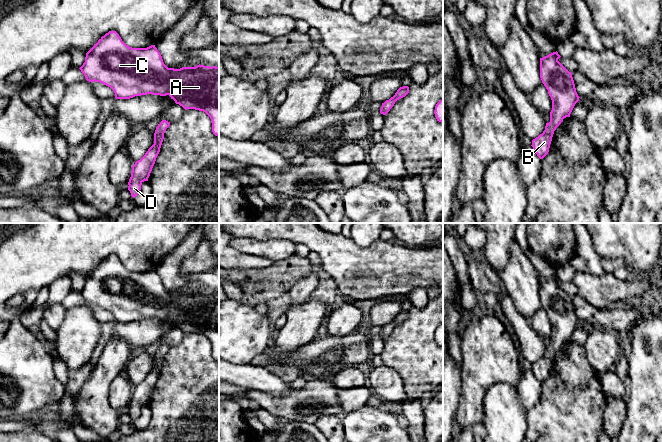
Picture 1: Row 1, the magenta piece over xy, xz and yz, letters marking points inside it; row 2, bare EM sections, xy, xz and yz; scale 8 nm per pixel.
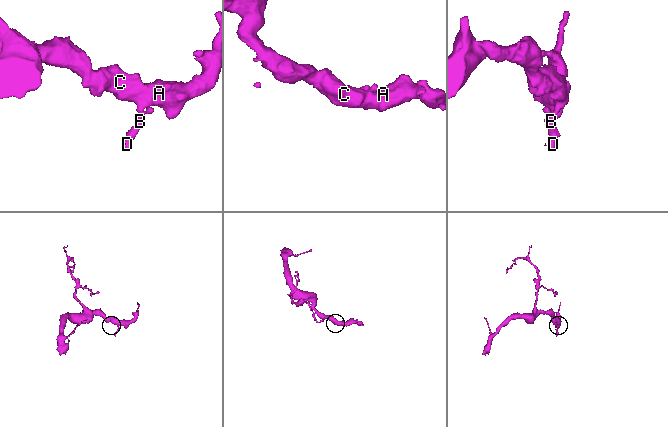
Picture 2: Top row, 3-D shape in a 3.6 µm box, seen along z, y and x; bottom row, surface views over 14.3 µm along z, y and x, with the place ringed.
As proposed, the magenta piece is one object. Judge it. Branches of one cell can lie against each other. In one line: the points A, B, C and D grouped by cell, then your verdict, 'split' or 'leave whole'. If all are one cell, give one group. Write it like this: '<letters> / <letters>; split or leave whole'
A B C D; leave whole

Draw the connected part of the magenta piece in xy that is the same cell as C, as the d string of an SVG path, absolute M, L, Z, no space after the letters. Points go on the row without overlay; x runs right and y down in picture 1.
M109 255L86 277L85 286L79 292L89 306L100 306L110 311L116 323L130 323L141 319L169 319L185 334L195 333L205 336L211 343L212 356L219 361L219 291L197 289L180 293L168 292L155 269L147 272L132 272L126 269L116 255Z

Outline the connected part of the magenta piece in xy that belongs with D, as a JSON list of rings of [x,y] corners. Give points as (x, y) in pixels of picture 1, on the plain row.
[[[166,344],[160,346],[154,357],[154,368],[148,373],[145,379],[132,390],[131,401],[128,406],[128,414],[133,422],[140,418],[142,407],[148,405],[156,382],[160,376],[164,357],[169,350],[170,346]]]

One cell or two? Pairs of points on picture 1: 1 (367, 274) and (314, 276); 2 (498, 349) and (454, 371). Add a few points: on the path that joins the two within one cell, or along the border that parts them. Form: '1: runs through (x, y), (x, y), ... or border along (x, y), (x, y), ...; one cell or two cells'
1: border along (311, 250), (319, 256), (322, 271); two cells
2: border along (462, 364), (461, 391); two cells

